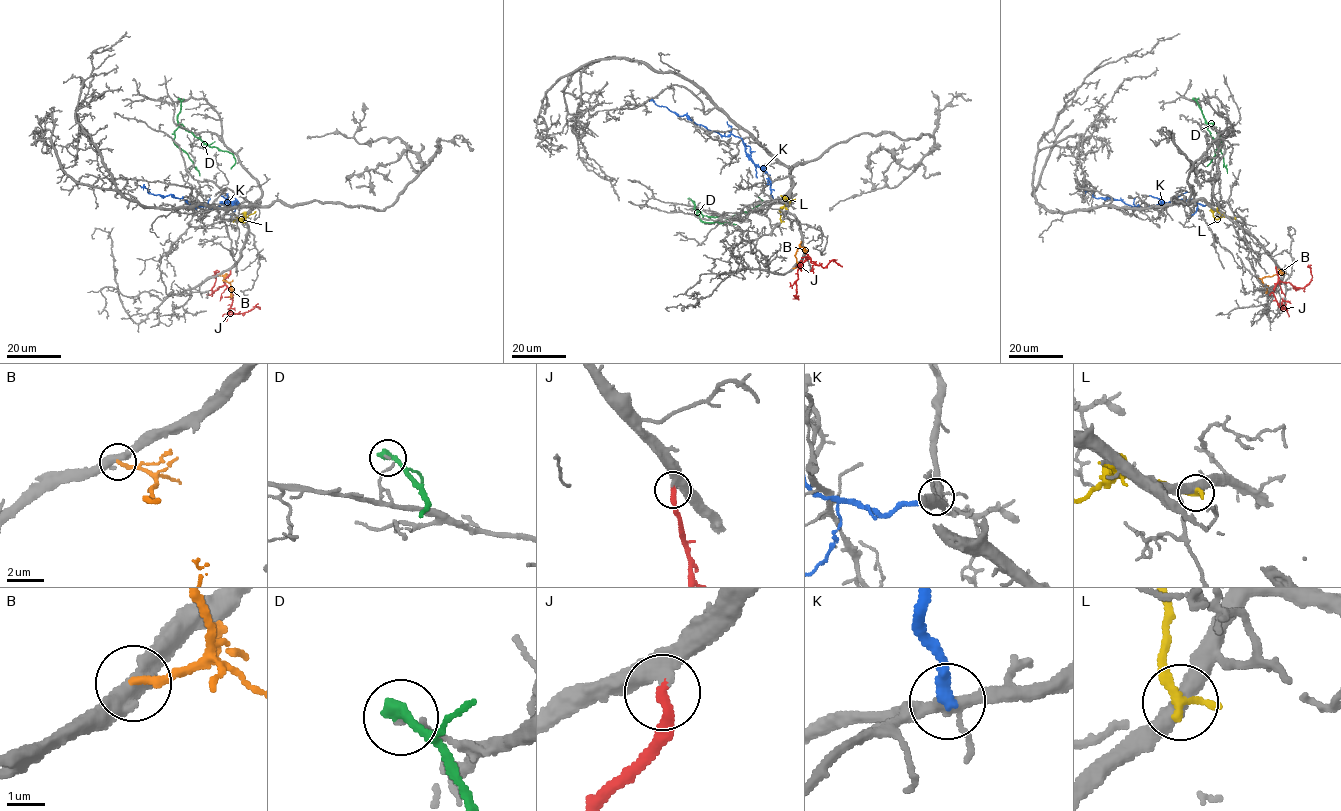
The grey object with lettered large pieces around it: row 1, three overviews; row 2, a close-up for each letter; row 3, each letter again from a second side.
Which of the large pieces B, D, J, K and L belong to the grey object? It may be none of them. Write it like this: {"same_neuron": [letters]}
{"same_neuron": ["J"]}

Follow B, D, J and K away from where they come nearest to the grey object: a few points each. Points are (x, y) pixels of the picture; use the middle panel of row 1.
B: (792, 268), (797, 266), (797, 249), (807, 250)
D: (689, 199), (704, 215), (725, 218), (761, 203), (758, 197)
J: (800, 261), (799, 264), (808, 257), (824, 268), (833, 259), (842, 267)
K: (773, 199), (769, 176), (754, 164), (739, 137), (709, 130), (685, 115), (677, 116), (665, 106), (649, 101)

